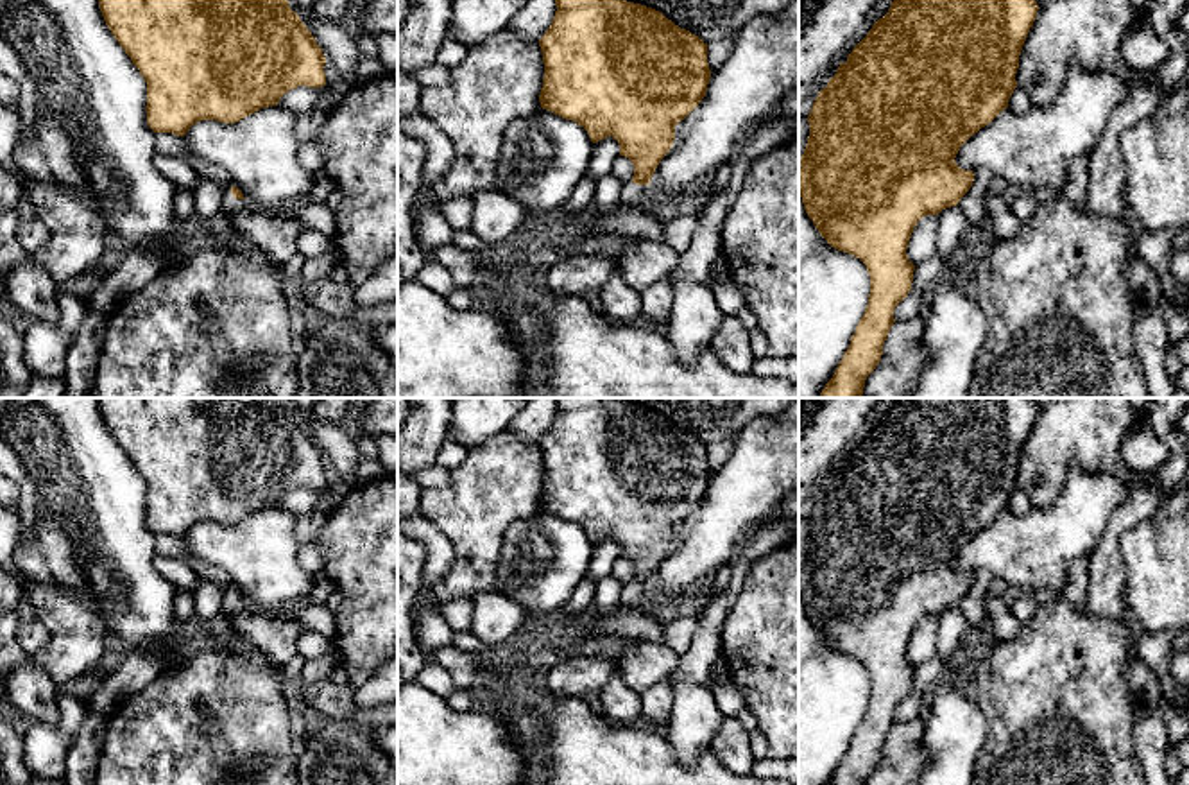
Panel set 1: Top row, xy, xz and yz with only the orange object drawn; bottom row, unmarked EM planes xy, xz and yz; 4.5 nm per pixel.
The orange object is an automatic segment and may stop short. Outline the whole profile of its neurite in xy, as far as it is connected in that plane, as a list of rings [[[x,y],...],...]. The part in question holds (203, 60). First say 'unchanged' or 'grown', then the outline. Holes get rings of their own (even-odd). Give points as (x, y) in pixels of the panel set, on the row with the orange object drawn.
unchanged; [[[98,0],[98,5],[111,34],[147,82],[147,124],[154,133],[184,136],[201,120],[235,124],[261,108],[278,106],[279,99],[297,86],[322,88],[326,84],[326,57],[322,48],[301,22],[299,14],[290,9],[288,0]]]

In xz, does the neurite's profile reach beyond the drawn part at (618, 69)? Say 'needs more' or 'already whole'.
needs more

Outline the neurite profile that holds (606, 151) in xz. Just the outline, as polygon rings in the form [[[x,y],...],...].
[[[607,136],[593,143],[593,154],[587,165],[587,176],[594,181],[611,174],[612,163],[620,158],[620,143]]]

